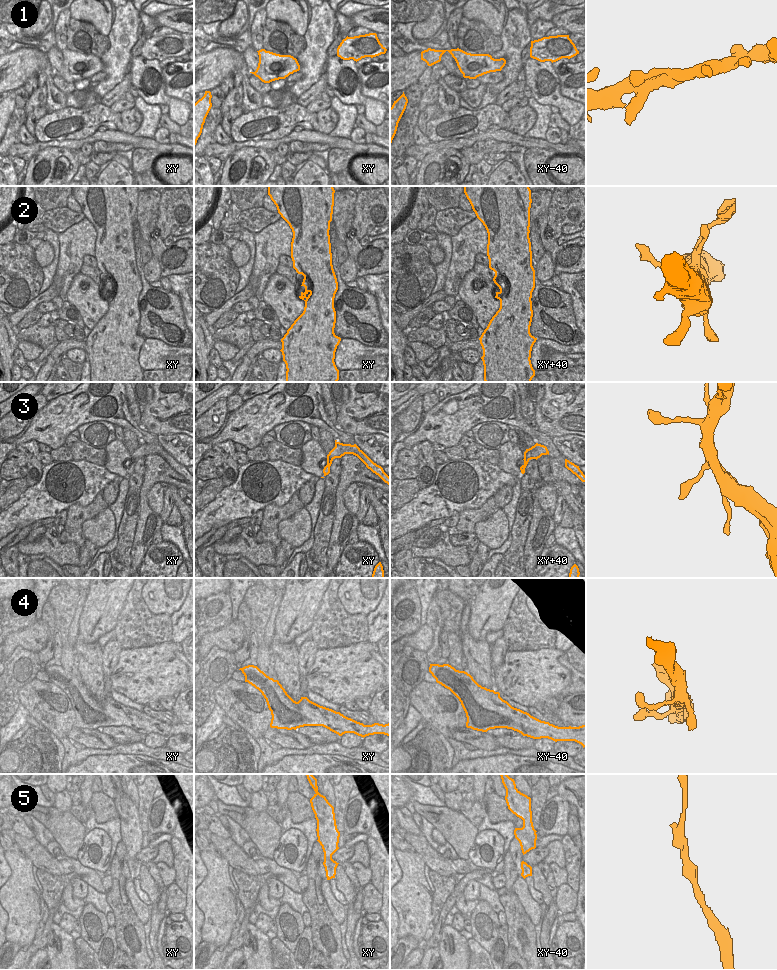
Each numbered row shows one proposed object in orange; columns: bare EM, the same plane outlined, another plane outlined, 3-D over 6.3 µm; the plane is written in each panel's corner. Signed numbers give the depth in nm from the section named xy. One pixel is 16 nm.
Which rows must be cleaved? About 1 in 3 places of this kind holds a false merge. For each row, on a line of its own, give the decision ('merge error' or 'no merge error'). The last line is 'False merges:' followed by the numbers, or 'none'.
1: no merge error
2: no merge error
3: no merge error
4: no merge error
5: no merge error
False merges: none

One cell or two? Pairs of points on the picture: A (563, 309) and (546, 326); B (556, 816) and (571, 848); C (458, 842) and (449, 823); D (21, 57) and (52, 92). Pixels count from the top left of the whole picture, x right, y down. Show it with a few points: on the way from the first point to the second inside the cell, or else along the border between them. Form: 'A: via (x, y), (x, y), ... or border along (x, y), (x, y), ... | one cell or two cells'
A: via (558, 314), (551, 325) | one cell
B: border along (567, 834), (563, 836) | two cells
C: via (458, 837), (458, 832), (454, 828) | one cell
D: via (33, 61), (40, 63), (49, 72), (49, 80) | one cell

